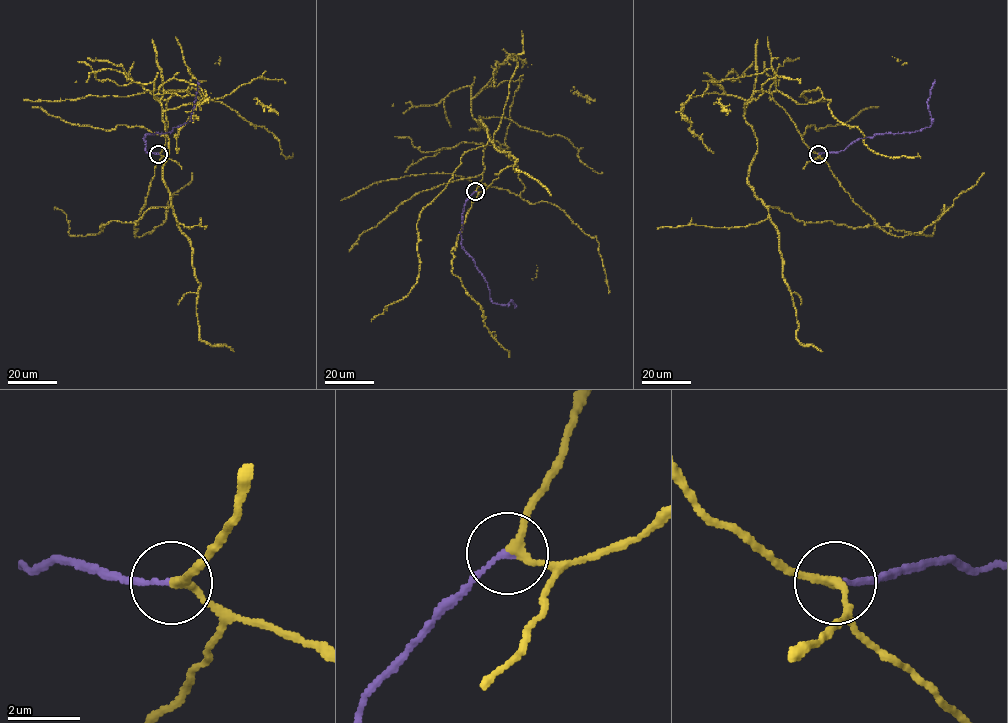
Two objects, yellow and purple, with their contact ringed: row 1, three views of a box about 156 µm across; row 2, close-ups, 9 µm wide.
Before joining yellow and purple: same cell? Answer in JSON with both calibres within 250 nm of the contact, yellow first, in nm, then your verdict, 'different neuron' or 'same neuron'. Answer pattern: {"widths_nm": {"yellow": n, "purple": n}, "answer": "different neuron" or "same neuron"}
{"widths_nm": {"yellow": 200, "purple": 170}, "answer": "same neuron"}

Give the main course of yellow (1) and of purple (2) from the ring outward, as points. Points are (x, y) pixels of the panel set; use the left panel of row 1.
1: (158, 154), (172, 91), (161, 102), (172, 207), (85, 236), (71, 236), (66, 214), (54, 209)
2: (158, 154), (145, 151), (143, 138), (147, 134), (171, 132), (190, 119), (197, 79)

